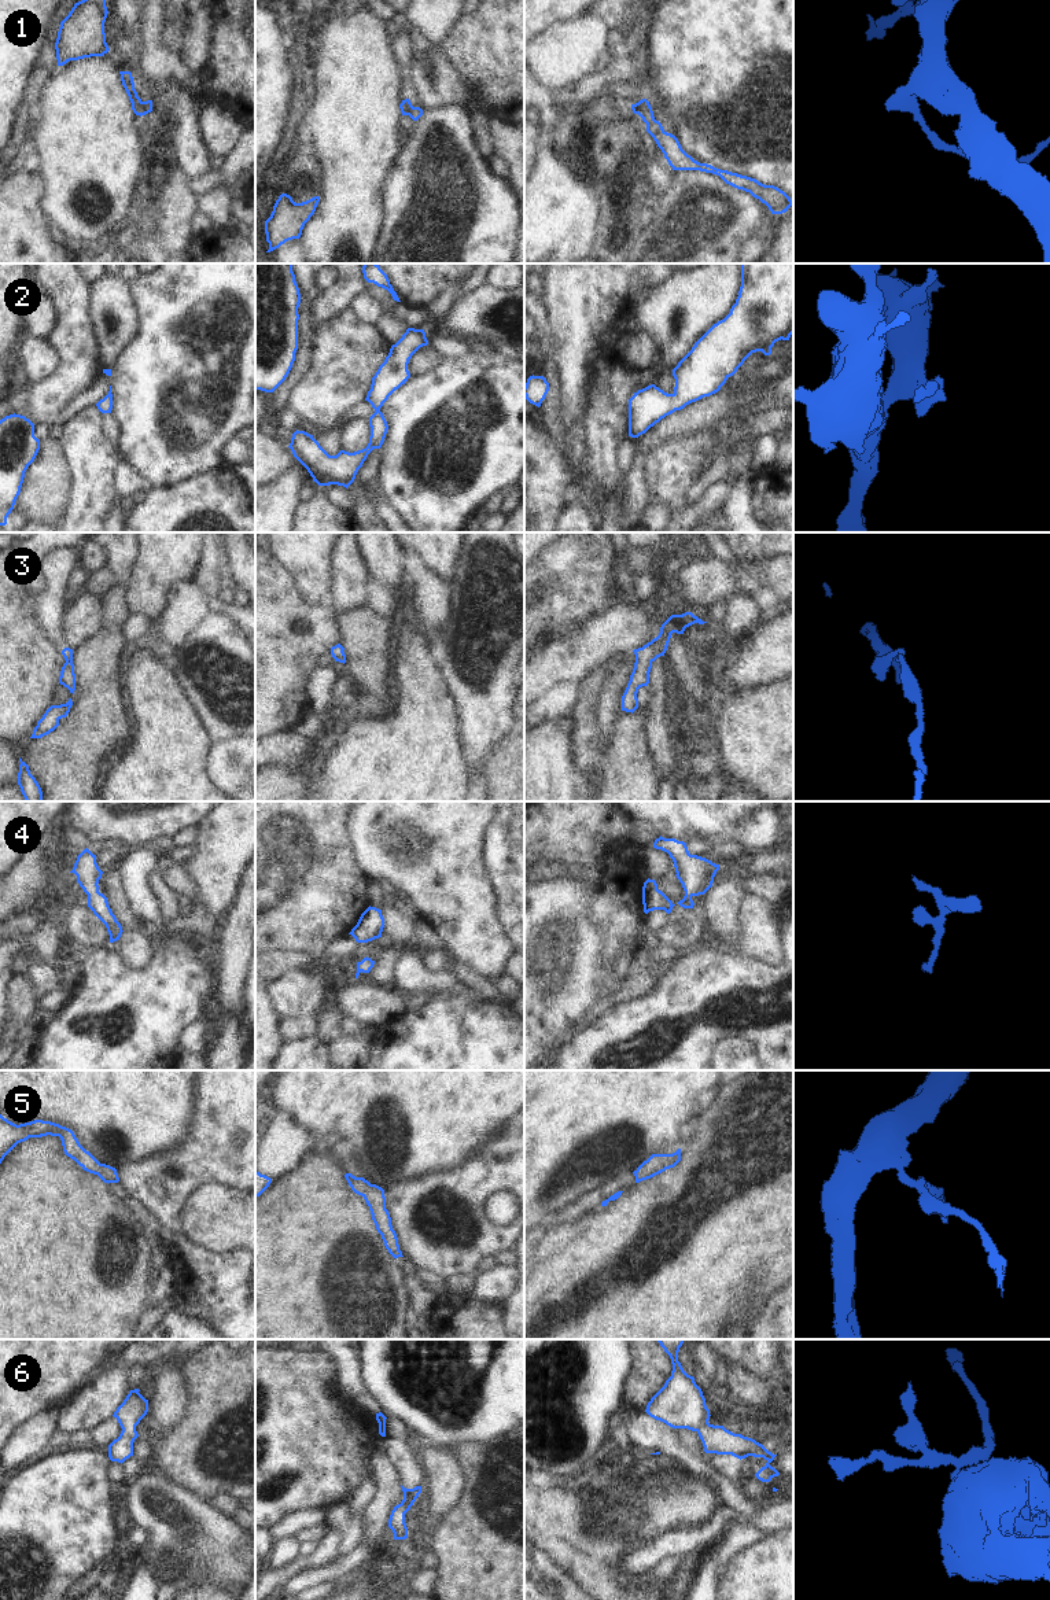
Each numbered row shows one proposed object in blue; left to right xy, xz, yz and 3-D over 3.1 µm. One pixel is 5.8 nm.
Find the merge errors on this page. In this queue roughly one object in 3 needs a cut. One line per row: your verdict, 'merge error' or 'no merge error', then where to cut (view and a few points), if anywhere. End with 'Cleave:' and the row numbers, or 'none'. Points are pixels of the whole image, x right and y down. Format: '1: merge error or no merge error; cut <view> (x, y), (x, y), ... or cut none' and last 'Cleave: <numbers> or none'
1: merge error; cut xy (142, 102), (143, 114)
2: no merge error; cut none
3: no merge error; cut none
4: no merge error; cut none
5: no merge error; cut none
6: no merge error; cut none
Cleave: 1

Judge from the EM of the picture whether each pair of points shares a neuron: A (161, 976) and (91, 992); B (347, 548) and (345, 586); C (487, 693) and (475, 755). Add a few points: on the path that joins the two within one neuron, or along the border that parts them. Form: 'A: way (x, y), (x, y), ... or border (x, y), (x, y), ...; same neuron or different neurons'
A: way (143, 992), (109, 992); same neuron
B: way (346, 557), (346, 577); same neuron
C: way (483, 708), (483, 721), (476, 740); same neuron

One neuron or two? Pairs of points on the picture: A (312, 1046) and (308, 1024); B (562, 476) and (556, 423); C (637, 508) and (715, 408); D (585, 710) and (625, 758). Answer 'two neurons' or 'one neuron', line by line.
A: two neurons
B: two neurons
C: one neuron
D: one neuron

